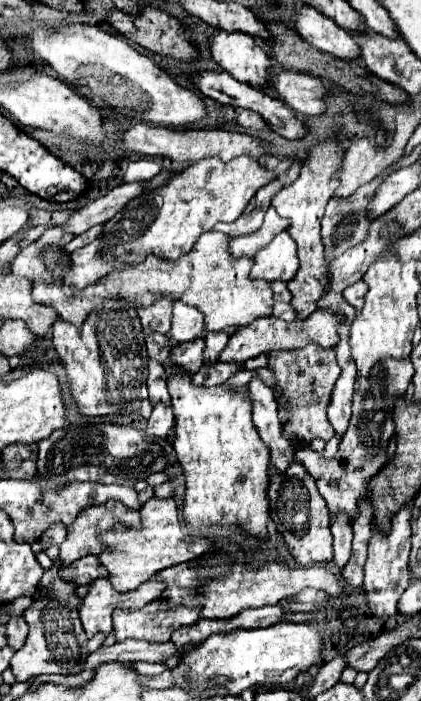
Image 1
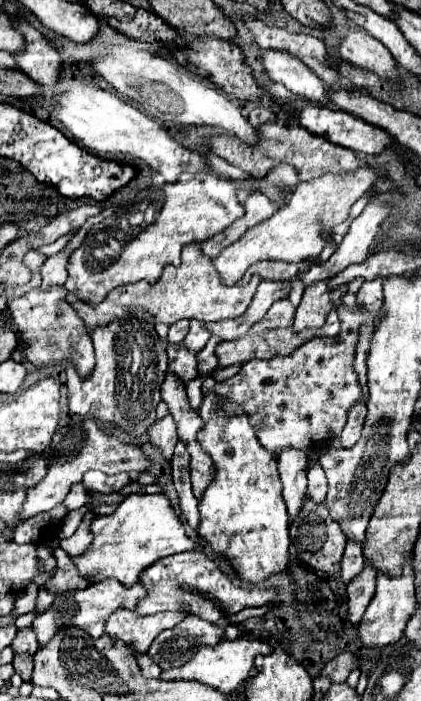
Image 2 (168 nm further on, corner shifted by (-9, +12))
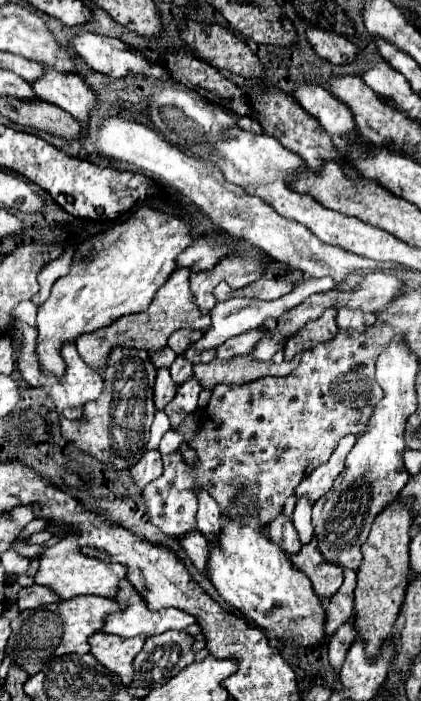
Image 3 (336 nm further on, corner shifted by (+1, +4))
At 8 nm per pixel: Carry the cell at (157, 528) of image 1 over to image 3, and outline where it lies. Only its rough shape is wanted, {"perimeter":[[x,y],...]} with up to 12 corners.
{"perimeter":[[78,536],[15,549],[38,557],[34,582],[62,600],[114,598],[122,564],[84,556]]}

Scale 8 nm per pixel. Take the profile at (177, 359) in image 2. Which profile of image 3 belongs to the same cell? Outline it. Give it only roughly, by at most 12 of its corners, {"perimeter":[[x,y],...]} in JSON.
{"perimeter":[[166,368],[158,370],[154,384],[156,410],[174,398],[176,384]]}

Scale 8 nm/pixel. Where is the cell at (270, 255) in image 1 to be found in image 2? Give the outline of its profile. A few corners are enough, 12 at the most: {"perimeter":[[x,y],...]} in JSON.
{"perimeter":[[260,260],[250,266],[238,284],[246,284],[252,274],[264,280],[290,280],[310,268],[308,260],[286,264]]}

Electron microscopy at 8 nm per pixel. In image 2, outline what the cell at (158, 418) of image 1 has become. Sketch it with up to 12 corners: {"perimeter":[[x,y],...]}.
{"perimeter":[[172,416],[156,420],[148,430],[150,442],[172,458],[178,432]]}

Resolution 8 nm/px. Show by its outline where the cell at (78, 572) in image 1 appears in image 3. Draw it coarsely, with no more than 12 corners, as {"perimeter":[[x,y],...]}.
{"perimeter":[[34,584],[18,592],[18,610],[58,600],[50,588]]}

